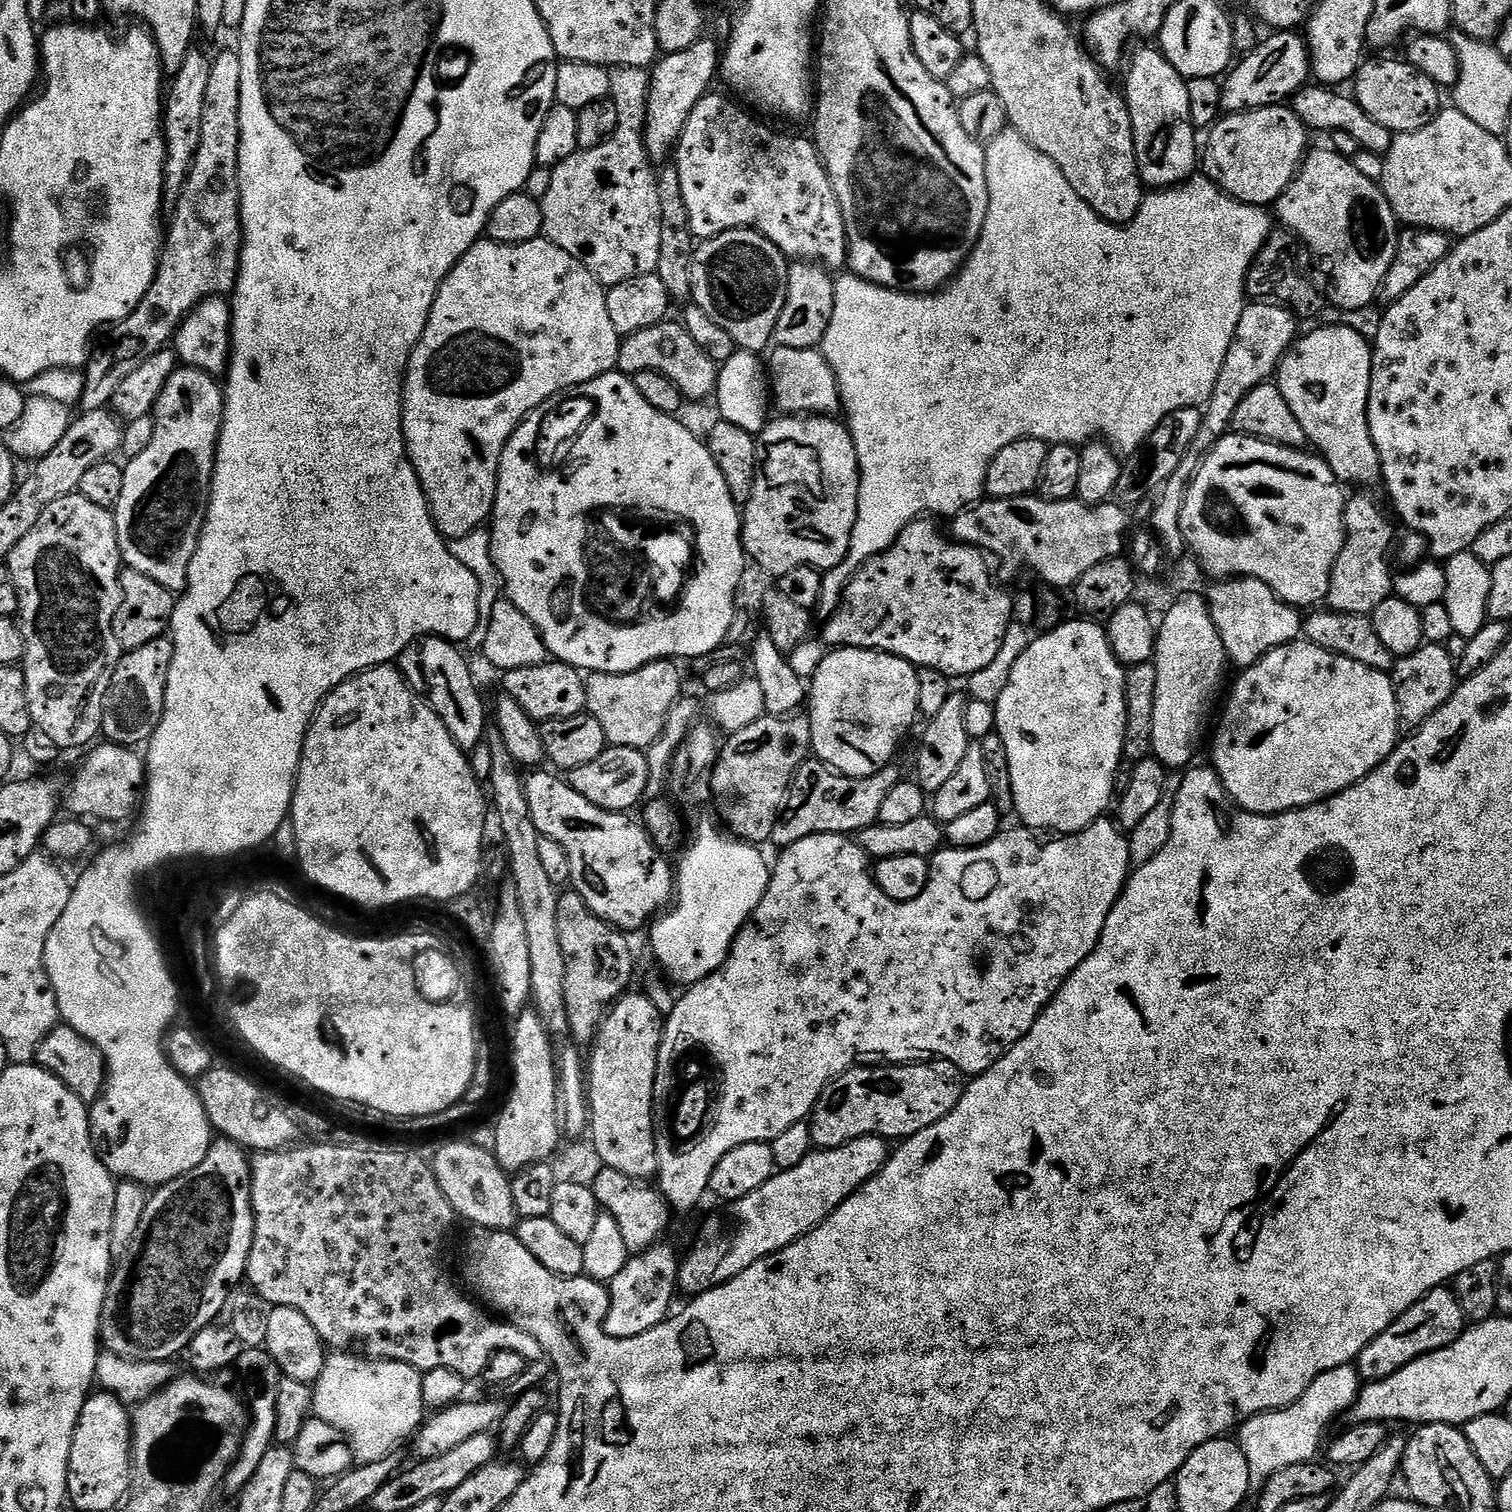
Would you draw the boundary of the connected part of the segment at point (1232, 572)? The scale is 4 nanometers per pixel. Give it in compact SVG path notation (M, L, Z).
M1229 434L1209 450L1208 455L1203 457L1196 477L1190 482L1188 493L1182 502L1182 534L1187 551L1191 553L1197 563L1201 565L1205 573L1212 578L1239 578L1249 576L1258 582L1266 582L1270 590L1279 600L1285 600L1297 610L1308 610L1319 602L1327 601L1330 578L1334 570L1334 562L1344 545L1344 502L1346 492L1338 483L1336 476L1330 470L1330 466L1319 454L1313 454L1308 450L1298 448L1287 448L1281 444L1272 444L1269 440L1259 440L1257 436L1241 436Z

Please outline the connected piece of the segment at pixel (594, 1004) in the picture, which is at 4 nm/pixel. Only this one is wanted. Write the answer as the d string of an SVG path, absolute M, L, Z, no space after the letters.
M564 890L558 898L558 943L562 945L562 962L566 962L566 986L564 997L566 998L566 1014L568 1015L568 1032L577 1040L577 1045L591 1045L596 1029L599 1028L602 1017L609 1007L616 1003L621 996L629 991L628 983L632 980L632 948L628 945L629 937L619 928L613 928L582 898L575 890Z

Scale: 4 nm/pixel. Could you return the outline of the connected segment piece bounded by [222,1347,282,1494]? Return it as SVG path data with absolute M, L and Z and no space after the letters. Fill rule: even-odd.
M265 1347L245 1348L243 1354L236 1359L235 1371L240 1371L248 1380L257 1380L256 1389L252 1392L250 1399L250 1423L248 1433L244 1436L244 1444L240 1447L240 1456L228 1469L222 1488L226 1493L239 1494L254 1476L255 1470L261 1465L262 1458L266 1452L274 1446L276 1435L274 1425L278 1418L278 1386L282 1375L278 1363L270 1356Z

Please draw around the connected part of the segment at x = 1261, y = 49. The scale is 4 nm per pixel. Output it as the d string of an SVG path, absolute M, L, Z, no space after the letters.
M1296 30L1277 31L1239 64L1240 61L1222 80L1222 109L1228 114L1283 105L1305 87L1312 76L1308 45L1305 37Z

